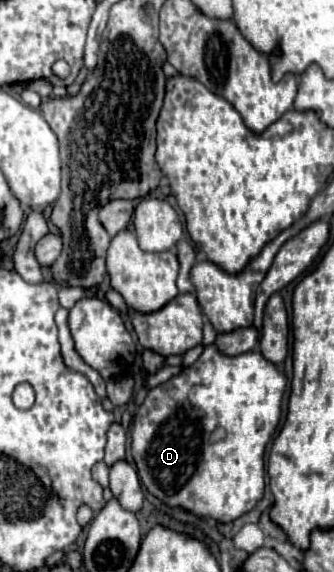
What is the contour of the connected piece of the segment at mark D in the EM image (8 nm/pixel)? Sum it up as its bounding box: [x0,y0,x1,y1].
[132,345,286,523]

